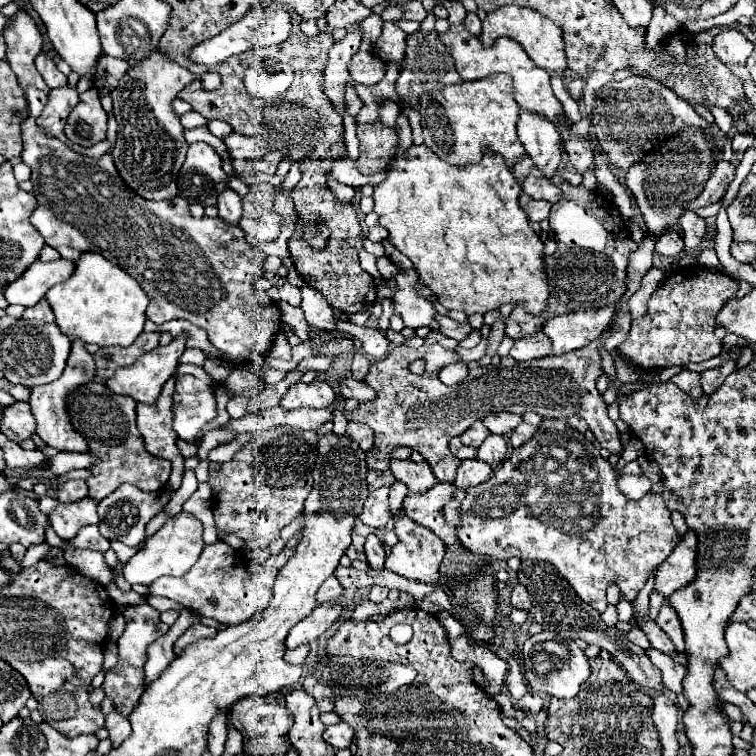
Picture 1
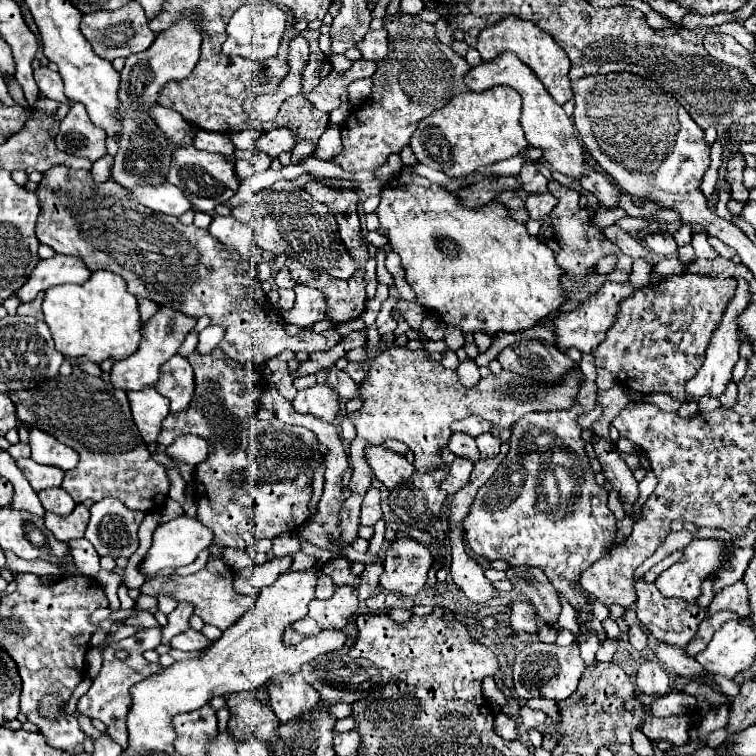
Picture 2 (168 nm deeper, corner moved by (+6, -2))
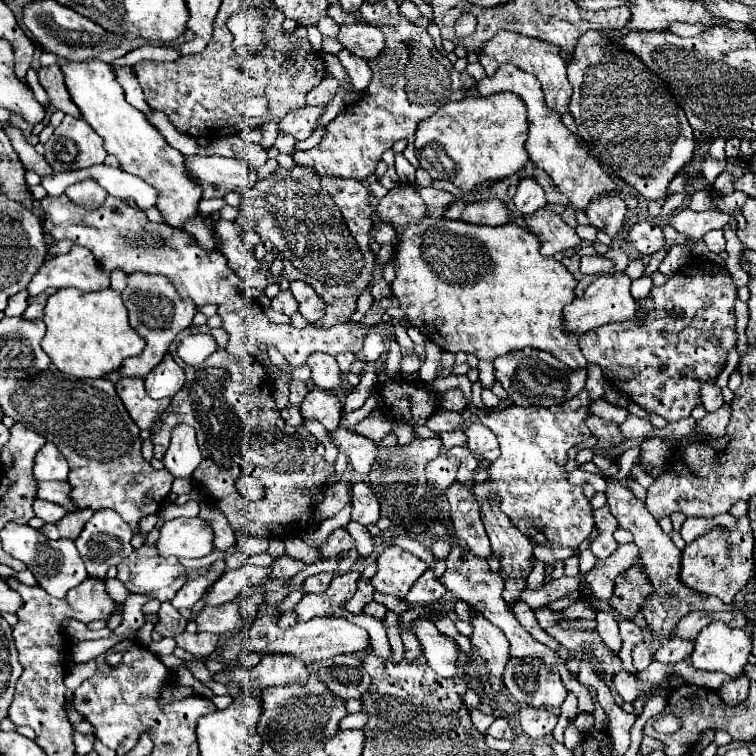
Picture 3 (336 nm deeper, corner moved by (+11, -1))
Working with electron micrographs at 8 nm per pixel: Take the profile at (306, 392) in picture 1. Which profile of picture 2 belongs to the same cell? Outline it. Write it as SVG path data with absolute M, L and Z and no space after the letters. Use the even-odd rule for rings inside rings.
M315 384L313 388L297 392L293 408L299 414L313 414L331 424L339 416L341 402L337 392L333 392L333 388L329 388L327 384Z

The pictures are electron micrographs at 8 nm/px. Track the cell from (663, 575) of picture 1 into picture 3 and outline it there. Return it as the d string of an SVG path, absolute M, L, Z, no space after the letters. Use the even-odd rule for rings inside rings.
M748 517L738 519L738 527L730 531L730 535L722 535L718 529L698 537L682 551L682 567L680 567L680 581L702 595L712 595L722 599L724 603L732 603L734 595L752 579L754 563L752 563L752 527Z

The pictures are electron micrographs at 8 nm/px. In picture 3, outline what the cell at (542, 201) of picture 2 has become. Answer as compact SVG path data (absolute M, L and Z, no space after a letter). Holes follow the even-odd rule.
M548 207L538 209L532 215L524 215L528 229L540 239L542 255L554 255L558 251L572 249L580 243L576 231L564 223L564 219Z

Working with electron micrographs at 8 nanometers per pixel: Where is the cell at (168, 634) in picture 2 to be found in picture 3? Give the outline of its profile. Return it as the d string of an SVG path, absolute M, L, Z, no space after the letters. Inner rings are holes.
M216 561L216 563L212 565L212 571L210 571L208 575L198 577L198 579L194 579L194 581L188 581L188 583L182 587L182 589L176 593L176 597L172 599L172 605L174 605L176 609L182 609L182 607L192 609L192 607L200 601L204 589L206 589L208 585L212 585L212 583L220 577L222 571L224 571L224 561Z

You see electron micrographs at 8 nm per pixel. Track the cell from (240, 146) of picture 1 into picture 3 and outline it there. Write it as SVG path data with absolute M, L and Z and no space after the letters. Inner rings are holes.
M302 107L302 109L290 111L278 123L278 131L282 135L292 135L296 141L308 139L316 129L316 119L320 117L320 113L322 113L322 107Z

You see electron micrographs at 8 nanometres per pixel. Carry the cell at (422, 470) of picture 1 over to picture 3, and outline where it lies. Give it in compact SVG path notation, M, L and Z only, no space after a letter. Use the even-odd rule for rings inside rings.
M338 427L336 431L332 431L332 437L338 449L350 459L350 465L354 467L354 471L368 477L372 473L372 467L380 459L378 443L358 435L356 431L348 431L344 427Z

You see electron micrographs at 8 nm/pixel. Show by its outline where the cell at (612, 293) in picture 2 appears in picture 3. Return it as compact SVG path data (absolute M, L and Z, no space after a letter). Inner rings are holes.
M626 273L600 275L592 285L586 287L582 297L576 297L570 305L564 307L564 327L574 335L584 335L586 331L596 329L600 325L632 319L632 315L636 315L636 303L630 295L630 283L632 279Z

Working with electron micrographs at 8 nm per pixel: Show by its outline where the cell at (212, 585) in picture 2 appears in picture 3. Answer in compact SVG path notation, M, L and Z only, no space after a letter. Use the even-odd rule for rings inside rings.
M230 601L218 607L204 607L198 615L196 615L196 623L200 631L208 631L208 633L232 633L240 627L240 603L238 601Z

